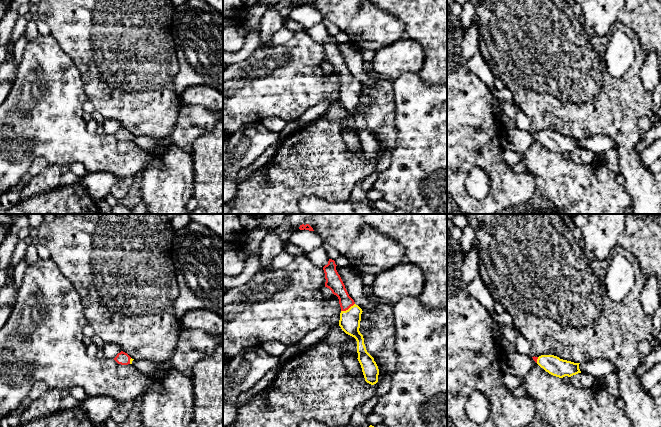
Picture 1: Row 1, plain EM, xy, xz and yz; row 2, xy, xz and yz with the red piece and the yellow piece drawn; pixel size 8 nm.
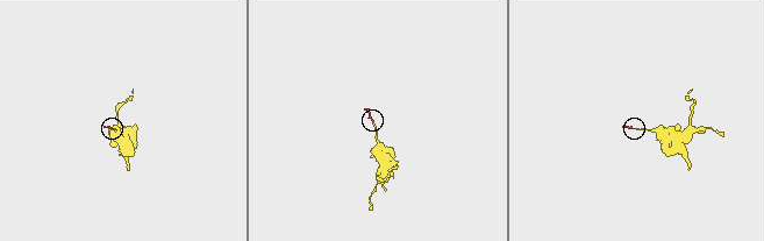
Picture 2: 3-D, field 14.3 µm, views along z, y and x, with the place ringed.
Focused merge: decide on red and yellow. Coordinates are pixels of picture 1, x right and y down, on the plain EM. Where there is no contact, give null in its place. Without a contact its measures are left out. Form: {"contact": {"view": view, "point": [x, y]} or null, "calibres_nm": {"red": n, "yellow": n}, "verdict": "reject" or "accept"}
{"contact": {"view": "xz", "point": [347, 85]}, "calibres_nm": {"red": 130, "yellow": 160}, "verdict": "accept"}

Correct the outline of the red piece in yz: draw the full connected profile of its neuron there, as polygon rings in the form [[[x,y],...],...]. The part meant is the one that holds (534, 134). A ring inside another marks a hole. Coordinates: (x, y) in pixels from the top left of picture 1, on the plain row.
[[[541,131],[539,133],[532,133],[533,136],[549,150],[563,154],[565,152],[571,153],[581,149],[579,145],[580,139],[560,135],[554,131]]]

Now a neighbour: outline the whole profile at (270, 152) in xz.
[[[279,140],[278,142],[274,143],[273,145],[271,145],[264,153],[265,157],[269,157],[272,158],[274,156],[274,154],[276,153],[276,151],[278,150],[278,148],[281,146],[282,141]]]

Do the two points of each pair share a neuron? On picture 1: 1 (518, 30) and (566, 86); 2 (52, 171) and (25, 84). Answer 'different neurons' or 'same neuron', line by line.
1: same neuron
2: different neurons

